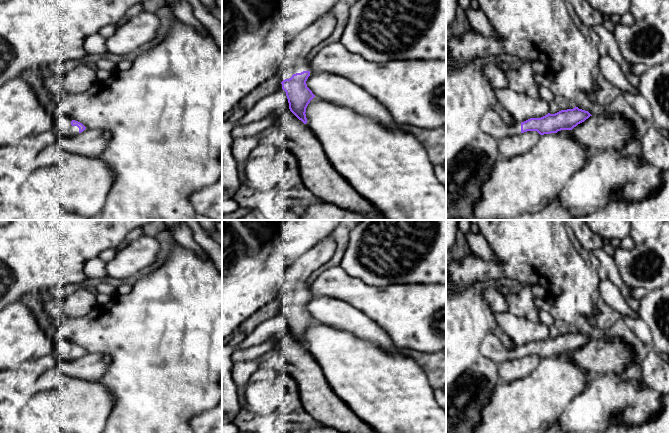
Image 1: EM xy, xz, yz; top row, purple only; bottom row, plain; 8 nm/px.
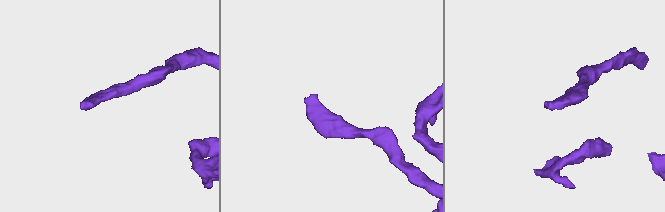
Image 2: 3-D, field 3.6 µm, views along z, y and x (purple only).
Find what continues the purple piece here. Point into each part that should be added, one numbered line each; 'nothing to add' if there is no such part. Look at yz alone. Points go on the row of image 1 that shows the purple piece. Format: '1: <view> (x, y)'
1: yz (491, 123)

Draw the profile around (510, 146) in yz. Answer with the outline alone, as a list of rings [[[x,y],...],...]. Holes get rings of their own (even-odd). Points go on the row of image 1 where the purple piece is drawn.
[[[527,131],[517,135],[506,136],[497,143],[501,158],[512,158],[529,152],[540,139],[537,131]]]

